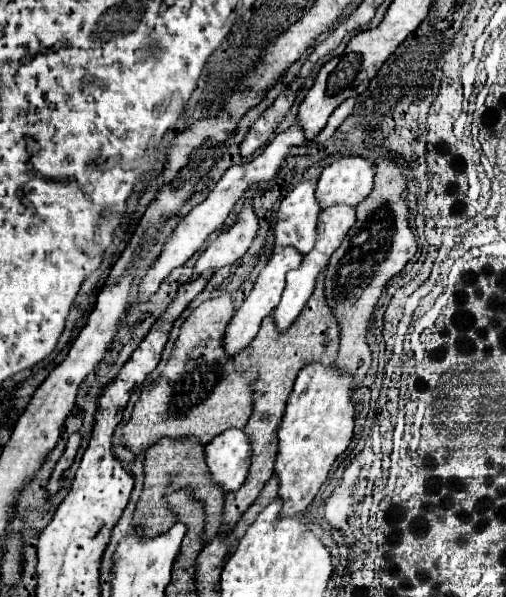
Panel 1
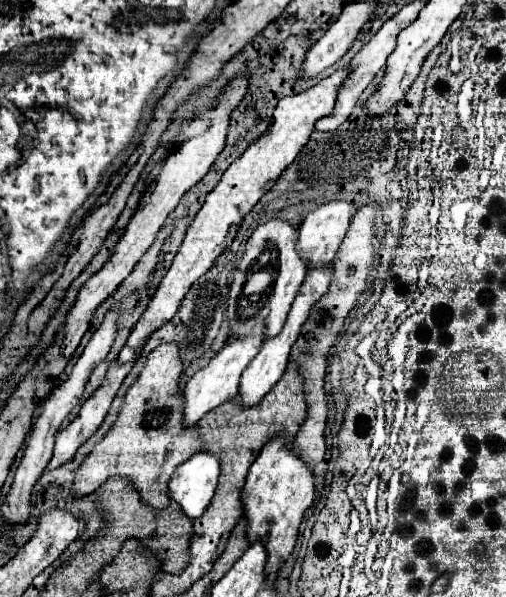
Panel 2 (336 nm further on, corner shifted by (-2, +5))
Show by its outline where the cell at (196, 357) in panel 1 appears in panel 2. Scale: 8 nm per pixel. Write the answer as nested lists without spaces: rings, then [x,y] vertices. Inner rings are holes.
[[[158,345],[148,355],[146,365],[124,397],[124,405],[120,407],[114,425],[80,465],[70,491],[74,499],[94,493],[108,477],[122,477],[132,483],[148,507],[156,511],[168,507],[170,499],[166,487],[174,469],[200,451],[200,435],[196,433],[196,427],[190,431],[184,429],[180,375],[182,359],[178,345]]]

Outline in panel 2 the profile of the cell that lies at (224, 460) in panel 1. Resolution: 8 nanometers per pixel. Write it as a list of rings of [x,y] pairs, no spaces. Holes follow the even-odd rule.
[[[196,453],[178,465],[170,483],[168,497],[180,505],[186,517],[196,519],[210,505],[218,485],[220,461],[208,453]]]

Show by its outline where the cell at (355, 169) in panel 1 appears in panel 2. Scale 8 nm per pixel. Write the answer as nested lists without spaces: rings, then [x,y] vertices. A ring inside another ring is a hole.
[[[332,201],[314,209],[300,225],[298,253],[304,257],[308,269],[326,267],[332,263],[348,227],[356,213],[354,203]]]

